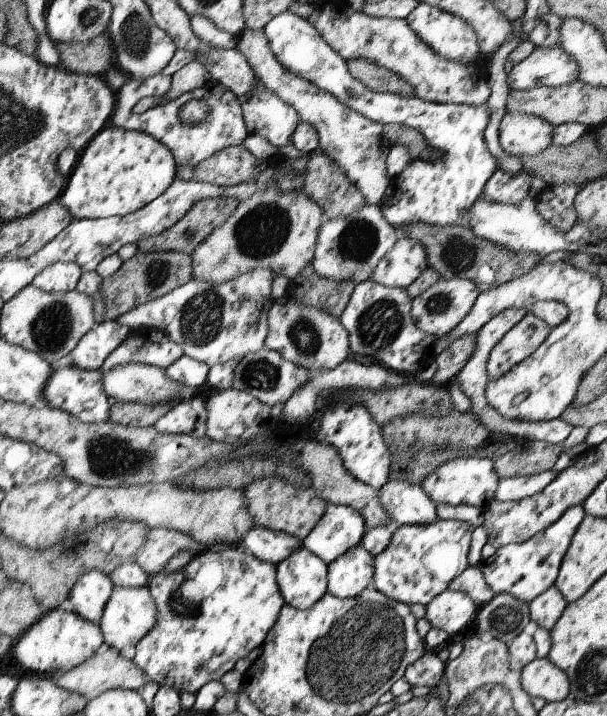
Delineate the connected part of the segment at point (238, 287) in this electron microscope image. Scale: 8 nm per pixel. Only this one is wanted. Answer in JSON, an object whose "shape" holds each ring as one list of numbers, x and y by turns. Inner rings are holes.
{"shape":[[263,268,241,274,224,284,193,278,164,297,154,299,154,302,134,307,115,321,132,327,134,331,147,328,169,335,182,346,186,355,209,366,208,385,218,391,231,389,234,368,240,364,242,357,265,346,269,310,273,308,274,301,271,293,274,277,270,268]]}

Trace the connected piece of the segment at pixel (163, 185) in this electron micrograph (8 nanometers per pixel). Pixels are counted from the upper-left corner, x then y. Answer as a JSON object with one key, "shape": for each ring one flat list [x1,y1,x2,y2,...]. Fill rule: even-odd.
{"shape":[[112,124,101,130,79,153,78,162,59,199,73,219,126,216,149,205,176,180,173,152,164,143,143,132,124,130]]}

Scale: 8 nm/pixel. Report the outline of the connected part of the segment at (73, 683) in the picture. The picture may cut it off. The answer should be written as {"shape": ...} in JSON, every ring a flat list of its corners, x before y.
{"shape":[[109,647,106,652,95,654,76,669,64,671,64,674,56,682,64,690,78,692,86,699,92,700,110,689,143,689,148,680,150,680,149,676,137,666,137,663,132,659,123,658,118,649]]}

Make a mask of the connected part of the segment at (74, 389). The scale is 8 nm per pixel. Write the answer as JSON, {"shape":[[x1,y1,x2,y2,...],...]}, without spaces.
{"shape":[[68,364,53,370,45,388,46,405,56,410,63,410,74,415,84,423,108,421,110,404,105,393,105,376,102,369,82,370,80,366]]}

